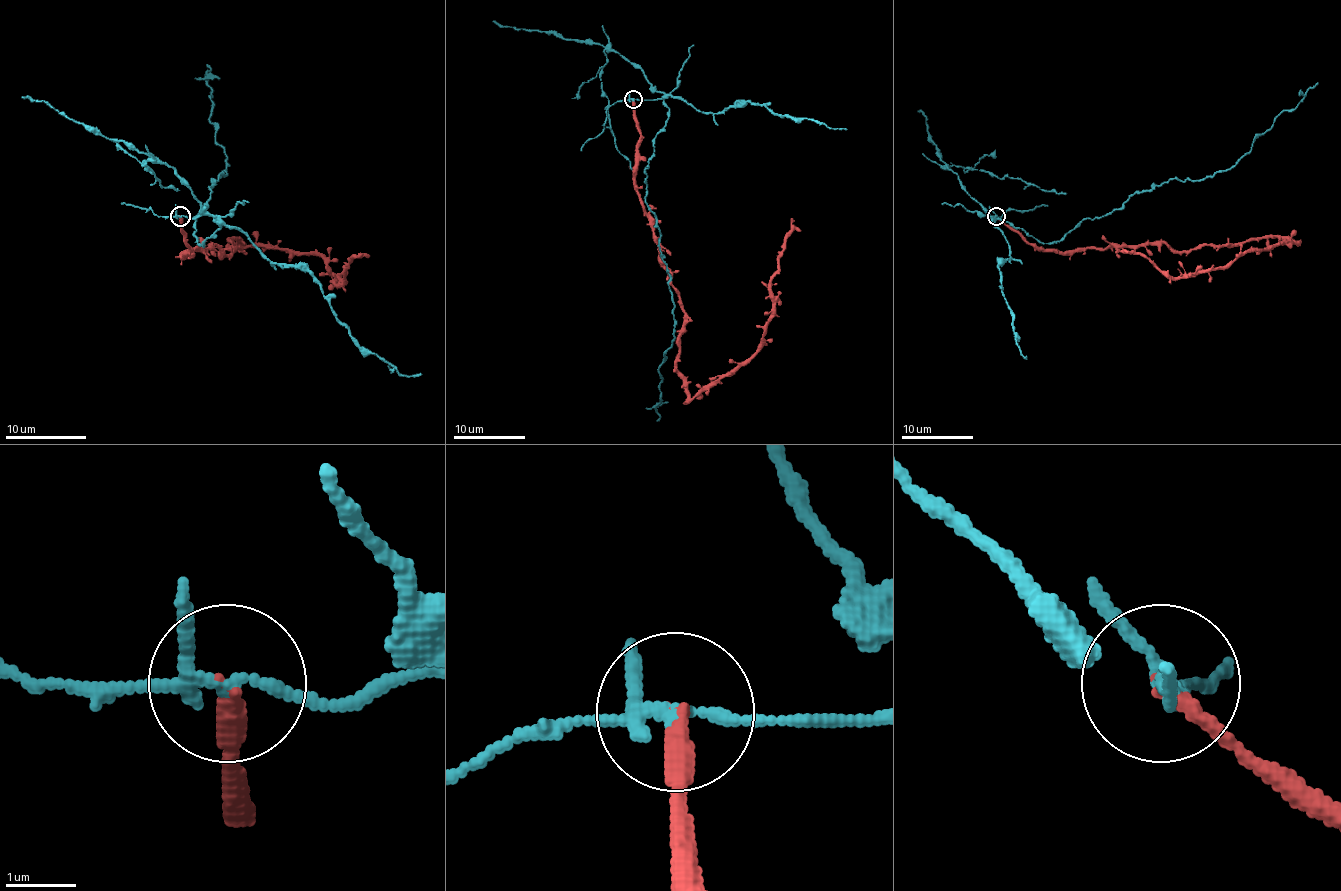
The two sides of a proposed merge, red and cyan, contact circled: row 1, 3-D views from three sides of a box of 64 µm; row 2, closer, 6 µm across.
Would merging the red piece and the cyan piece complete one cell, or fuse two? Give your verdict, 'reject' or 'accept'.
reject

